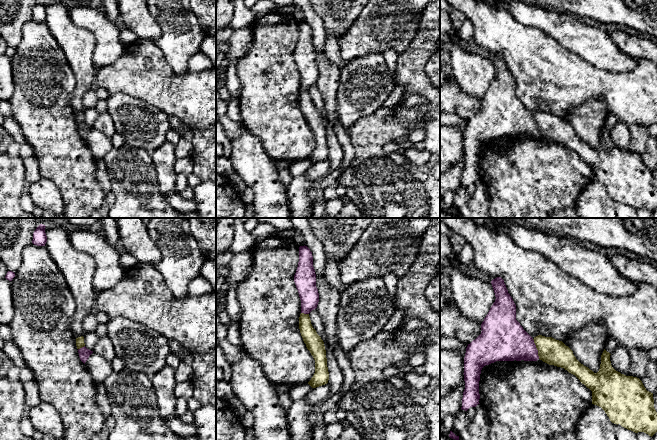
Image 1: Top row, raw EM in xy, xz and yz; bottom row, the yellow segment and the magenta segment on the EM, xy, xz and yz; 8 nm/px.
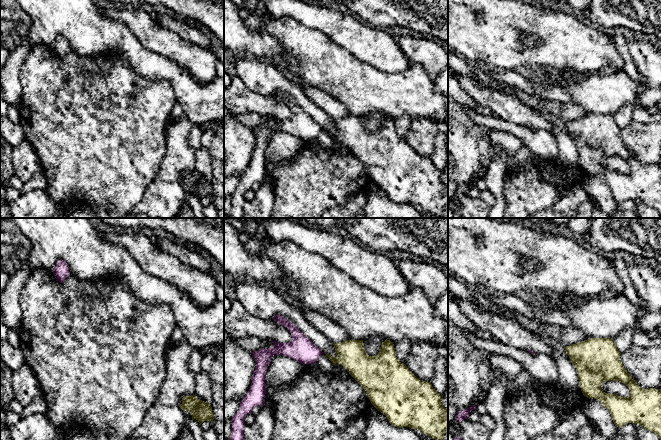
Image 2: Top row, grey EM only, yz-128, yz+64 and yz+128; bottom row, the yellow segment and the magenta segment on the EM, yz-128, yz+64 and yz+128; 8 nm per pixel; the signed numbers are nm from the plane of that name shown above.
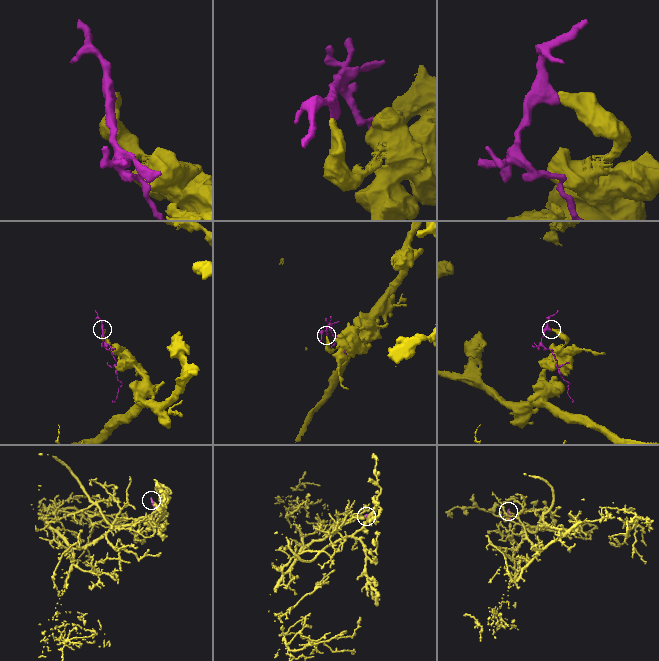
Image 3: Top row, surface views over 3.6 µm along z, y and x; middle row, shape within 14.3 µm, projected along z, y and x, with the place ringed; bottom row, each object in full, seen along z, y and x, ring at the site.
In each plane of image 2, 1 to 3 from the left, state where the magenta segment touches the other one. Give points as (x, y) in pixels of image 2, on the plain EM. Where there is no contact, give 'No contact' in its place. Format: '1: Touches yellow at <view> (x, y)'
1: No contact
2: No contact
3: No contact

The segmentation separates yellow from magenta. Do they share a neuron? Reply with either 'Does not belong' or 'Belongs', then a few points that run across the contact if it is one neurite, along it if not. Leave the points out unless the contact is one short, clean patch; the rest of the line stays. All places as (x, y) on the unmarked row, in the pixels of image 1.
Belongs

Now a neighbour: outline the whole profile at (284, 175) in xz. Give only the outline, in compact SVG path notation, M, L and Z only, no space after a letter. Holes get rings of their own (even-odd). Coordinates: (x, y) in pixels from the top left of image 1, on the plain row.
M284 168L278 171L278 178L284 184L284 186L287 186L292 181L293 176L288 168Z

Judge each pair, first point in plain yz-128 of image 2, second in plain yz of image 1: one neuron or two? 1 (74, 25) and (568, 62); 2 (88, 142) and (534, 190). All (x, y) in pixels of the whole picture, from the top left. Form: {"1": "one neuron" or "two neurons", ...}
{"1": "one neuron", "2": "one neuron"}

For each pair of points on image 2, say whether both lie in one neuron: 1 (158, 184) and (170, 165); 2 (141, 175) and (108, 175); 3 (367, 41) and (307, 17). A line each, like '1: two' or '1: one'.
1: two
2: one
3: one

